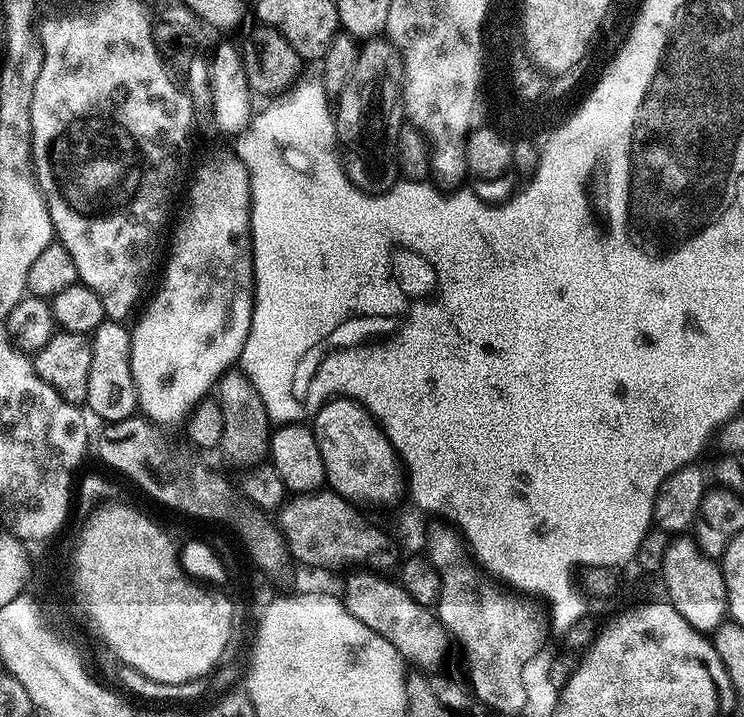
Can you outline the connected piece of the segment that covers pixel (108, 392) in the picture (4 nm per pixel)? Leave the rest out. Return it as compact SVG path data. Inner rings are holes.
M105 318L90 333L92 353L90 354L90 382L86 408L101 416L105 422L130 420L137 415L136 387L130 366L132 334L127 323Z

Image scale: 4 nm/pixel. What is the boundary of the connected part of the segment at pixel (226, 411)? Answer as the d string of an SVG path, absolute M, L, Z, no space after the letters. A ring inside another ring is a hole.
M229 370L220 377L214 392L222 410L222 442L219 451L224 452L230 463L240 468L252 470L263 465L270 452L270 421L266 406L262 406L262 398L258 398L258 390L254 390L243 371Z

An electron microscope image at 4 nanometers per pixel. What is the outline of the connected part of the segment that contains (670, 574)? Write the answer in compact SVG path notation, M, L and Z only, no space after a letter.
M680 534L669 539L659 575L664 576L664 588L668 591L667 603L672 604L674 610L678 610L678 614L682 614L686 622L690 622L690 626L694 626L699 632L711 634L716 631L720 623L725 621L728 616L728 595L724 575L719 563L713 557L706 555L691 535Z

